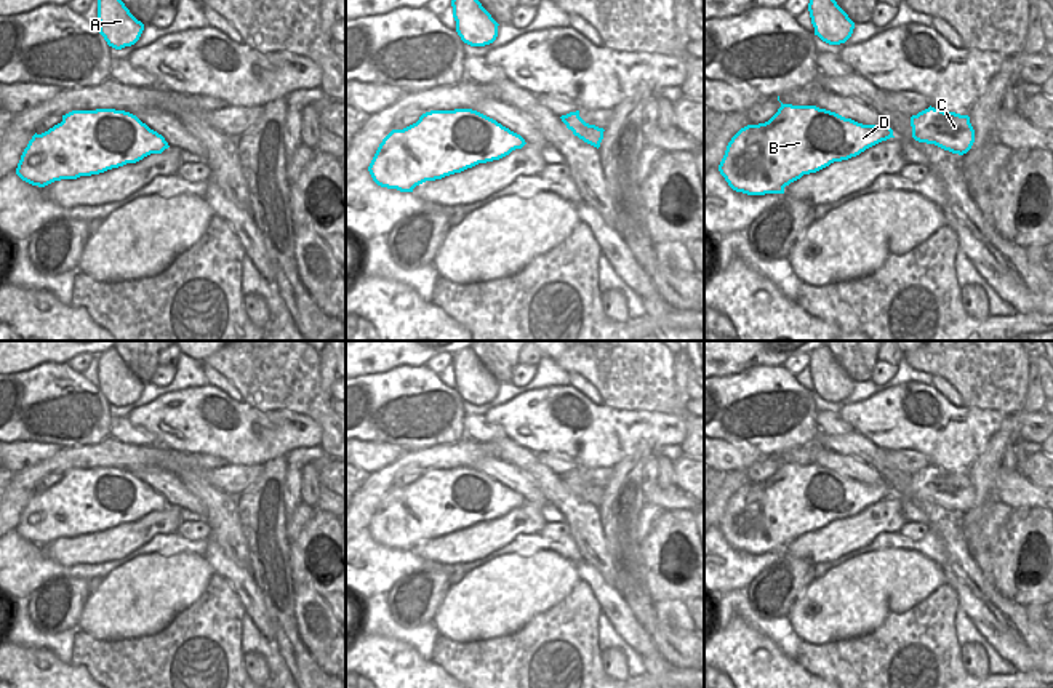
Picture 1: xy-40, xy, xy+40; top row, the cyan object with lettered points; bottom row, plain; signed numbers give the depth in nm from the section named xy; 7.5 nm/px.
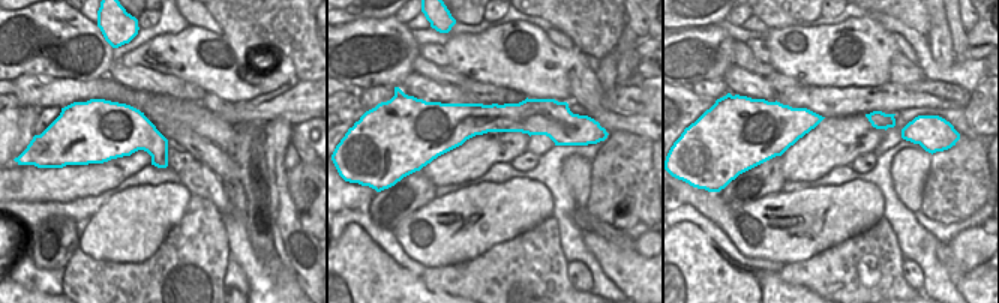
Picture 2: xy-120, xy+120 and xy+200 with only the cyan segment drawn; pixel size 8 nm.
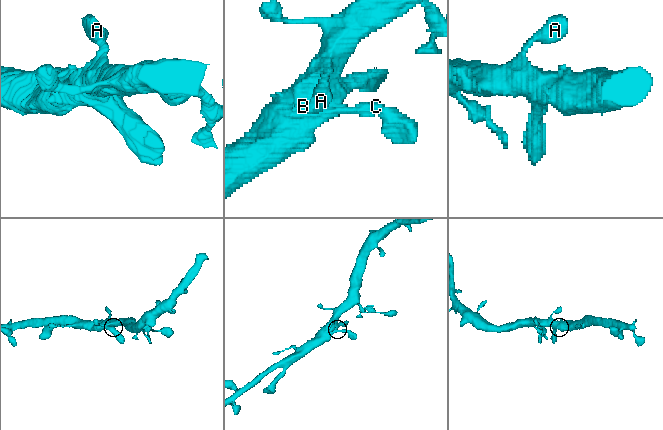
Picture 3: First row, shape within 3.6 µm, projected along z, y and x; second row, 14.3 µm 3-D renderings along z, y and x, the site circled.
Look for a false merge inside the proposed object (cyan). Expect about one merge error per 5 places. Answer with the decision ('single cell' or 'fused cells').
single cell

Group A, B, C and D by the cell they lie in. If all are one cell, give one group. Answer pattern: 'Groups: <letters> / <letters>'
Groups: A B C D.

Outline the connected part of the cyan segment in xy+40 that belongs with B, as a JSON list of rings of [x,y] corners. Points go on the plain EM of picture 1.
[[[783,462],[765,482],[741,486],[719,523],[728,544],[747,554],[784,552],[803,533],[848,518],[887,499],[893,488],[863,483],[816,464]]]

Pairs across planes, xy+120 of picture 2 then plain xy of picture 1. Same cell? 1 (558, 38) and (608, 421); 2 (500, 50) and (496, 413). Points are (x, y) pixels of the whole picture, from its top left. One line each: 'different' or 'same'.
1: different
2: same

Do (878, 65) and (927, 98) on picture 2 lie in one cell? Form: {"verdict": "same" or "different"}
{"verdict": "different"}

